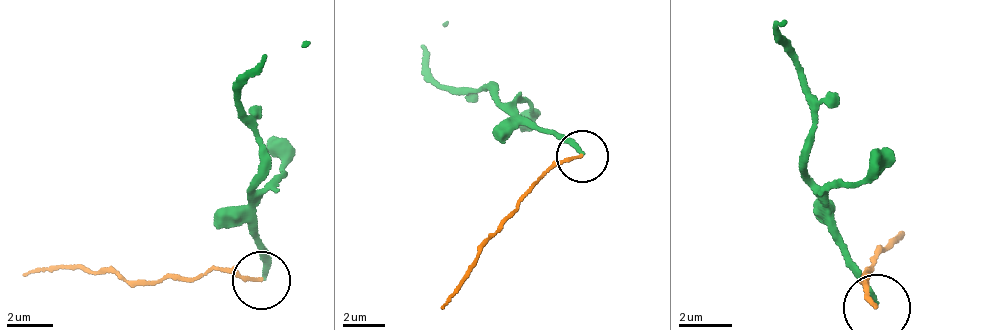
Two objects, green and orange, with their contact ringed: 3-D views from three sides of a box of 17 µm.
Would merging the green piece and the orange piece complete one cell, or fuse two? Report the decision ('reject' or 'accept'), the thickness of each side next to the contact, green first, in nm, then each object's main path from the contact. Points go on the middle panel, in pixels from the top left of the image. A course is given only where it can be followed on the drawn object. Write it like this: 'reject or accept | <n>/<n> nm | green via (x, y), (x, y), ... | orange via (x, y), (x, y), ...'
reject | 240/150 nm | green via (586, 155), (530, 120), (495, 88), (468, 89), (438, 85), (422, 51), (448, 21) | orange via (582, 156), (543, 172), (533, 181), (512, 213), (468, 267), (443, 310)

